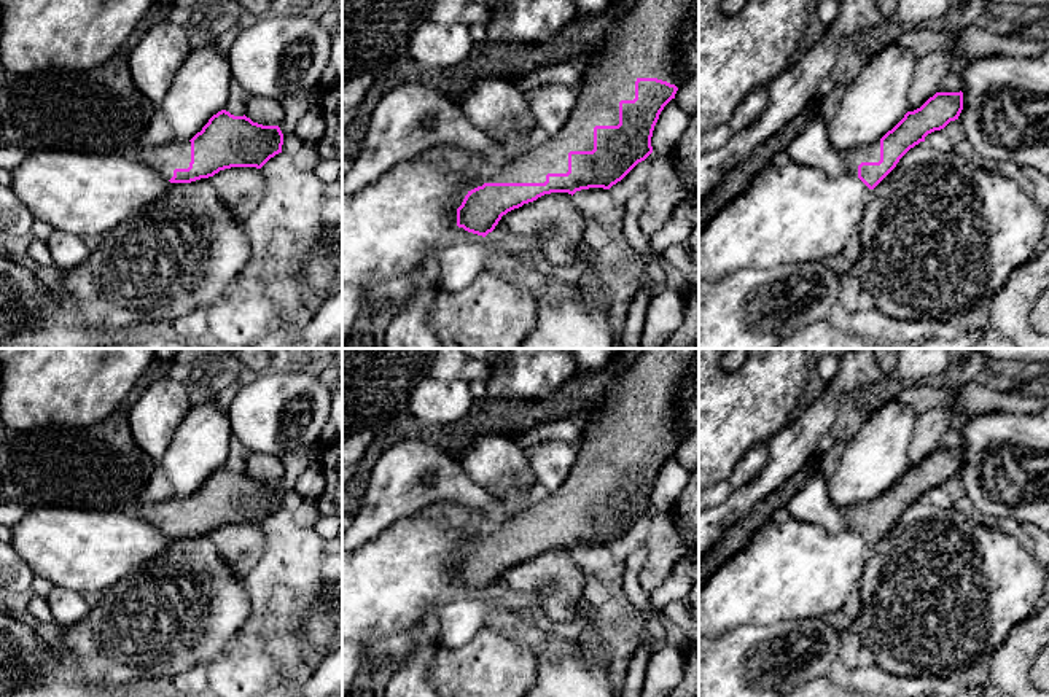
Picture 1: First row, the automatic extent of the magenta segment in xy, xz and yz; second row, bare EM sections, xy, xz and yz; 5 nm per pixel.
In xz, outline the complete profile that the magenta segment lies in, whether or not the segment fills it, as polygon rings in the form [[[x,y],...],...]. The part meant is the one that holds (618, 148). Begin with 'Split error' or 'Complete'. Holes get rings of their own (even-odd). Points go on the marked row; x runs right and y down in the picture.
Split error. [[[637,0],[592,48],[597,59],[584,70],[578,102],[567,124],[536,148],[493,170],[489,180],[465,196],[457,226],[486,237],[508,212],[551,193],[610,189],[651,153],[651,137],[664,107],[681,86],[677,38],[692,0]]]

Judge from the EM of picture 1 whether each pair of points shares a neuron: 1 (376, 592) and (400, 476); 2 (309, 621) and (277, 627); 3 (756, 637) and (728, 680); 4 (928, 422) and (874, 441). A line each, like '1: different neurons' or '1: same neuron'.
1: different neurons
2: different neurons
3: same neuron
4: different neurons

